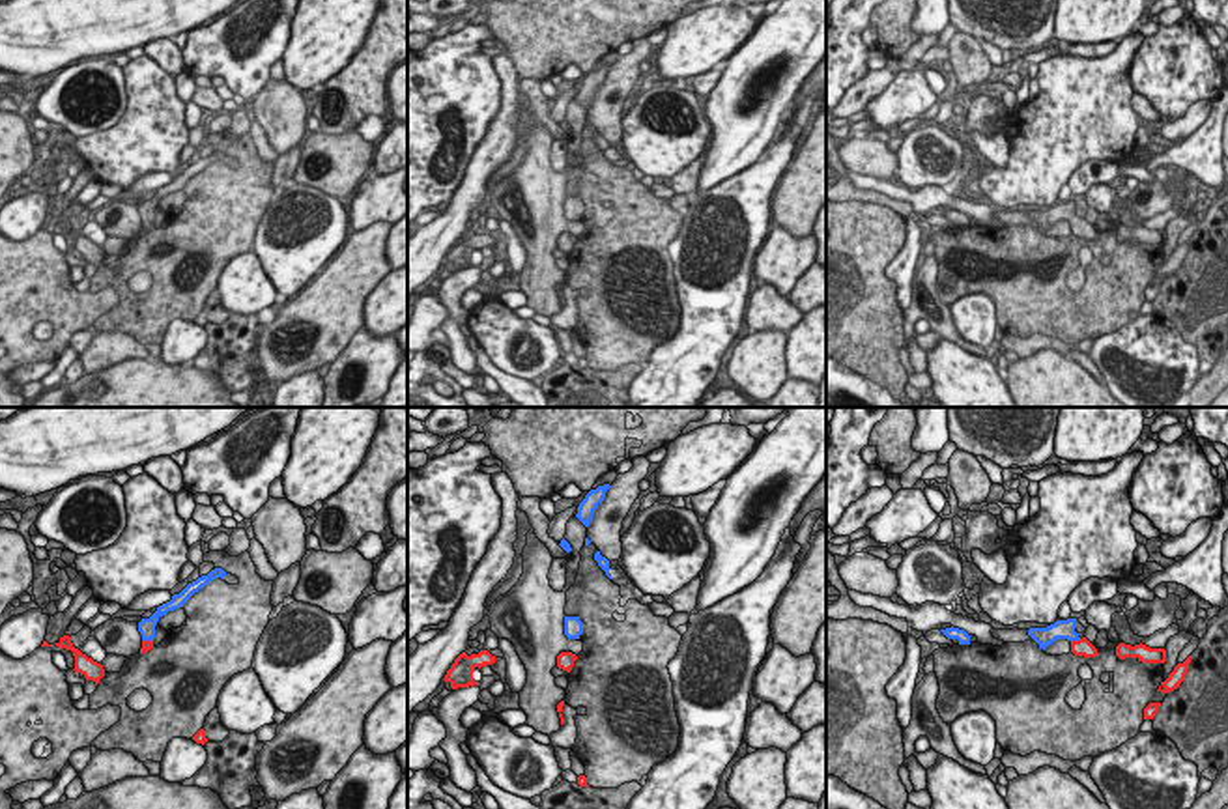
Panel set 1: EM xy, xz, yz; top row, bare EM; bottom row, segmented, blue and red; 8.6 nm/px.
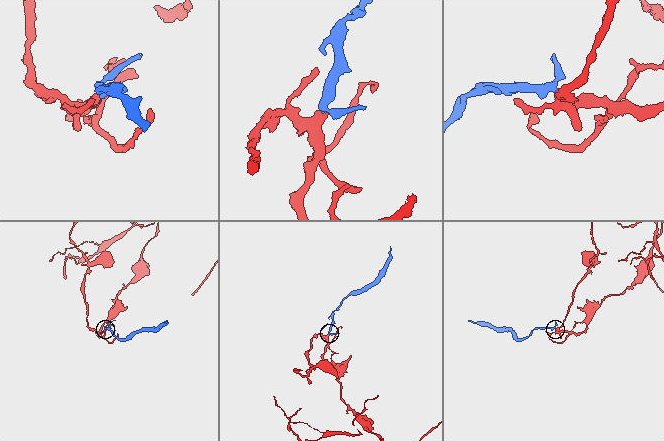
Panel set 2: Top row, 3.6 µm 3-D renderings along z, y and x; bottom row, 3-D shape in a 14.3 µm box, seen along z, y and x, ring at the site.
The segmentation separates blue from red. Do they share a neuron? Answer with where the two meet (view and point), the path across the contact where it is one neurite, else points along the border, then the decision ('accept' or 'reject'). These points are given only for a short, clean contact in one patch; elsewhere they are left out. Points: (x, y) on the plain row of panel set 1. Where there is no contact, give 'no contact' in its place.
contact yz (1075, 221); way yz (1060, 210), (1075, 221), (1083, 228); accept

